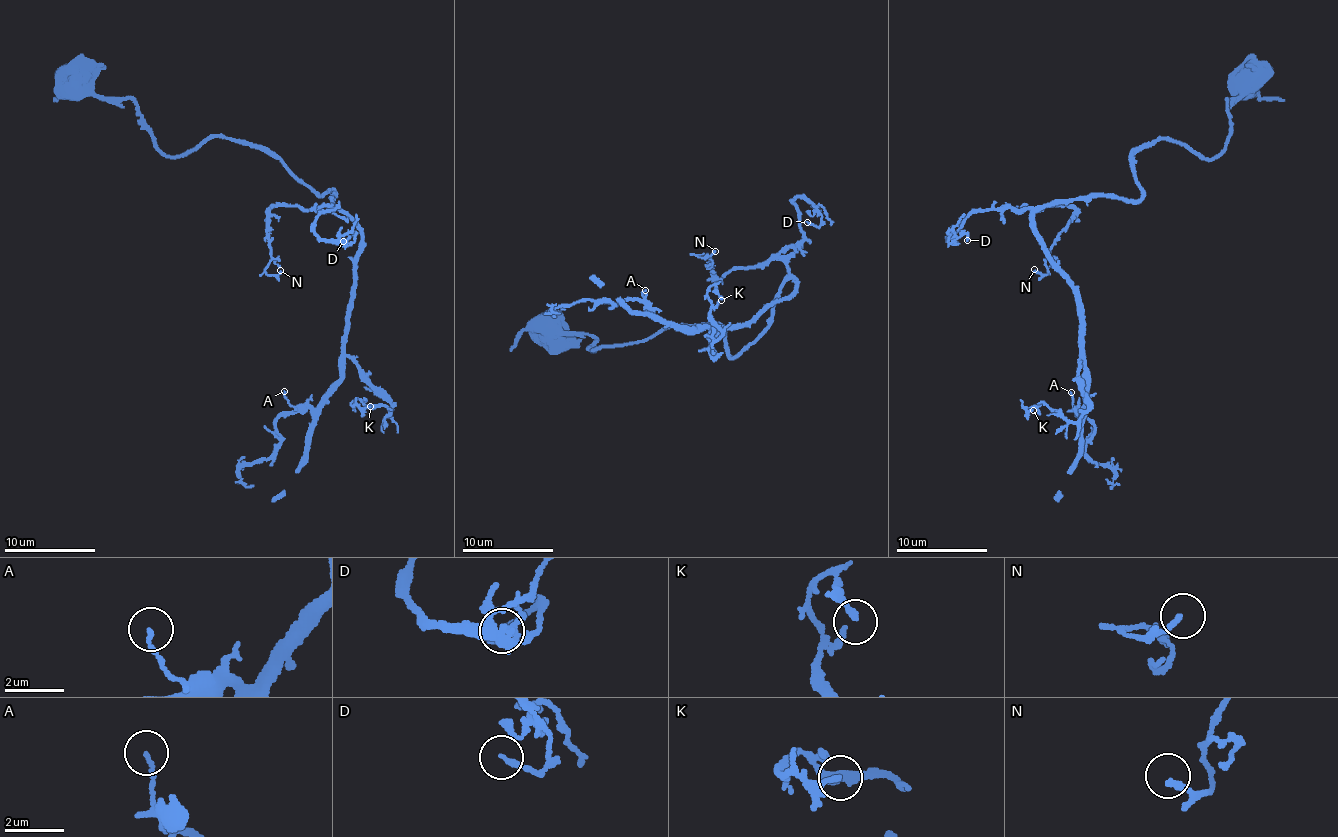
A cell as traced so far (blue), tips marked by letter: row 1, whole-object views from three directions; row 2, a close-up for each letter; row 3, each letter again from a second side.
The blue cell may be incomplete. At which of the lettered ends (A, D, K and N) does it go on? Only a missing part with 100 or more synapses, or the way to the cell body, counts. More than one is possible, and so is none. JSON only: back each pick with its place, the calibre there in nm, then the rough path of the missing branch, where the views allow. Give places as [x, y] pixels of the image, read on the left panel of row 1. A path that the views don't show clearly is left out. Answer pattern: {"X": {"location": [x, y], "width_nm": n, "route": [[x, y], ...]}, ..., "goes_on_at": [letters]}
{"goes_on_at": []}

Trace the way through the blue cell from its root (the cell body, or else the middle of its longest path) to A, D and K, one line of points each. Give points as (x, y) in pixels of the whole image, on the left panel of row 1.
A: (73, 80), (136, 103), (170, 157), (211, 136), (264, 147), (356, 222), (341, 383), (314, 408), (284, 391)
D: (73, 80), (136, 103), (170, 157), (211, 136), (264, 147), (334, 192), (314, 228), (354, 235), (343, 241)
K: (73, 80), (136, 103), (170, 157), (243, 139), (334, 192), (370, 406)

